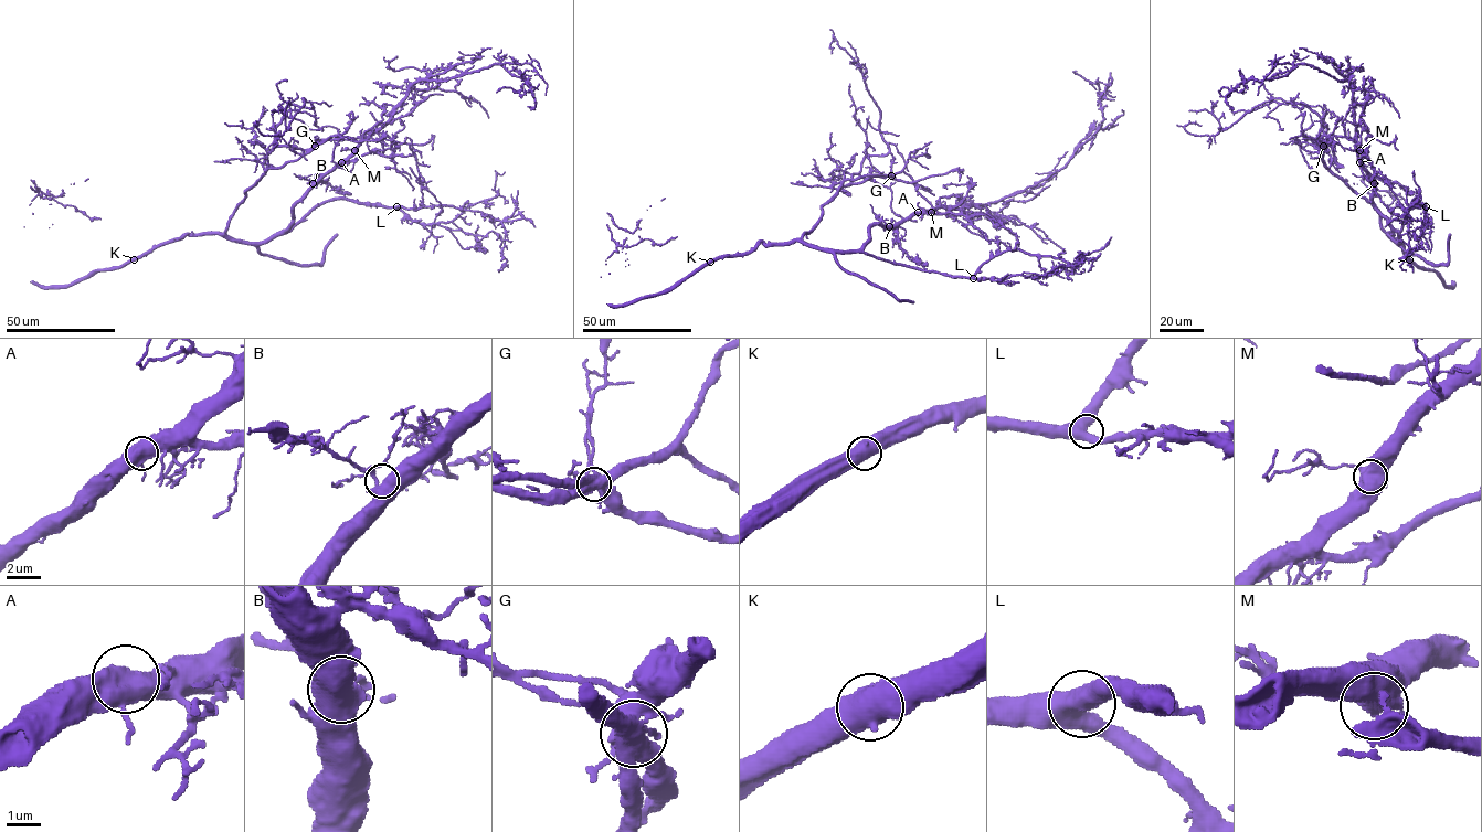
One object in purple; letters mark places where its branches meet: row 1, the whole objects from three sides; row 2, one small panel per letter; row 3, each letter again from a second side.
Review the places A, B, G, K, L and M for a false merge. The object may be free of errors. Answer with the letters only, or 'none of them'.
G

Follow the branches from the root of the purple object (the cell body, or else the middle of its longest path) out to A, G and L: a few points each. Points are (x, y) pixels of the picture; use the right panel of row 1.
A: (1397, 243), (1397, 233), (1373, 203), (1373, 180), (1359, 162)
G: (1397, 243), (1382, 227), (1377, 210), (1326, 168), (1323, 146)
L: (1397, 243), (1411, 203), (1416, 199), (1426, 206)

